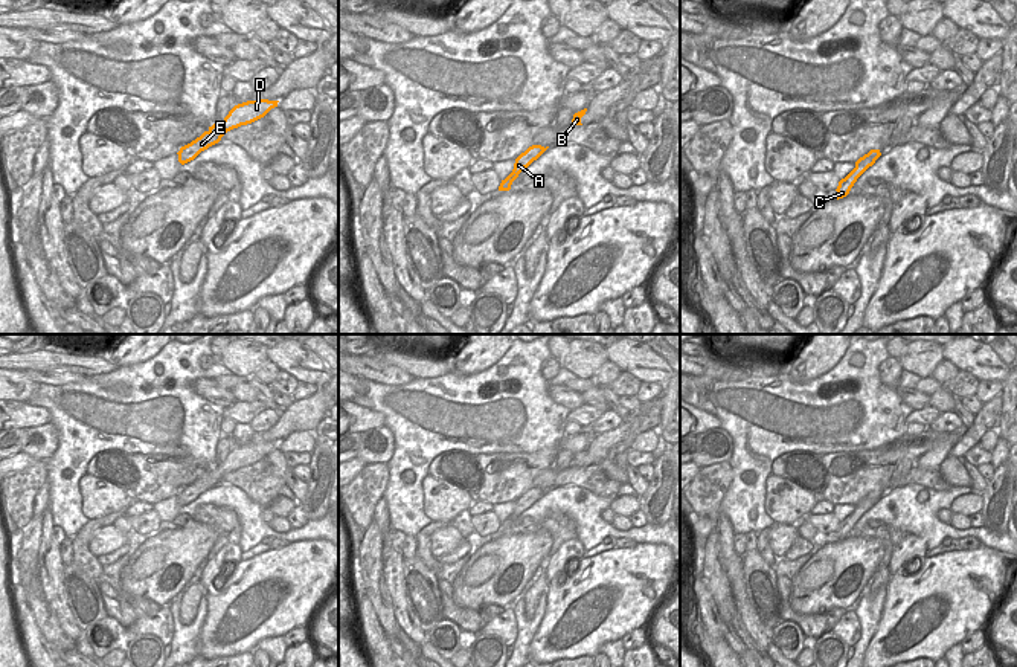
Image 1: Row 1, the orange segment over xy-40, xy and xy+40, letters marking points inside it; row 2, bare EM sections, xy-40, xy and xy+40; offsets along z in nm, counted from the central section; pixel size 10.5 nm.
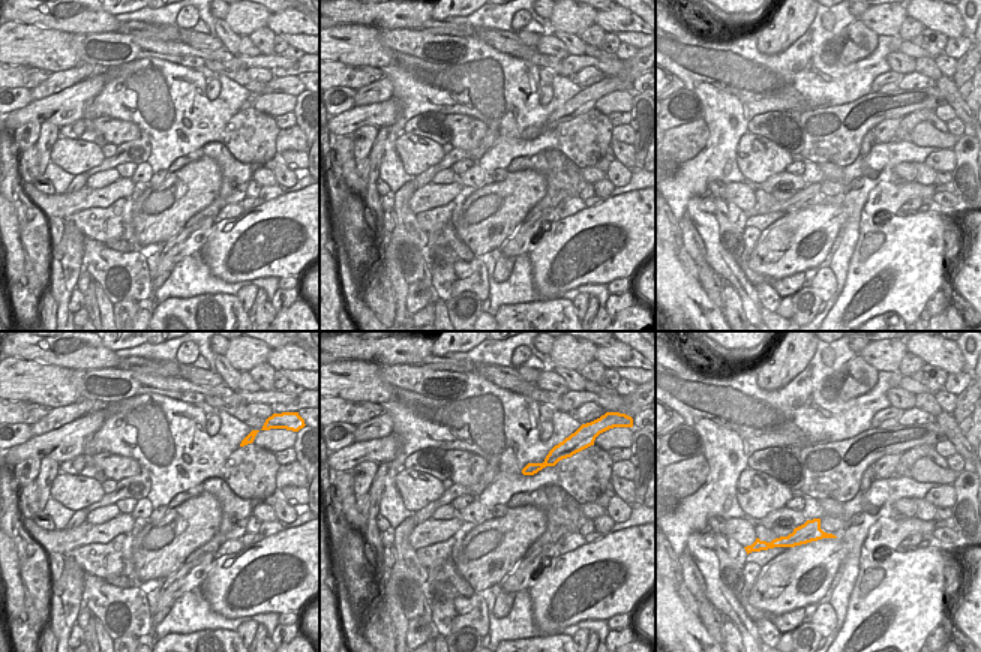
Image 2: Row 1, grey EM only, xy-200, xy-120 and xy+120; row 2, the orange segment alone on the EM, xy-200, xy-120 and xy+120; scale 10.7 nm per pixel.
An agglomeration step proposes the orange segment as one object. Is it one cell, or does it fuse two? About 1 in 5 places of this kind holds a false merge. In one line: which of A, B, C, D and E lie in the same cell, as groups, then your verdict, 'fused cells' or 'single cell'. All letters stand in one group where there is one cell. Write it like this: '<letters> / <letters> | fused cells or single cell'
A B C D E | single cell

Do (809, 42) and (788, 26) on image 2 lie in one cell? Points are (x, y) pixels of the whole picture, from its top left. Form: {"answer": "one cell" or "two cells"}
{"answer": "two cells"}

